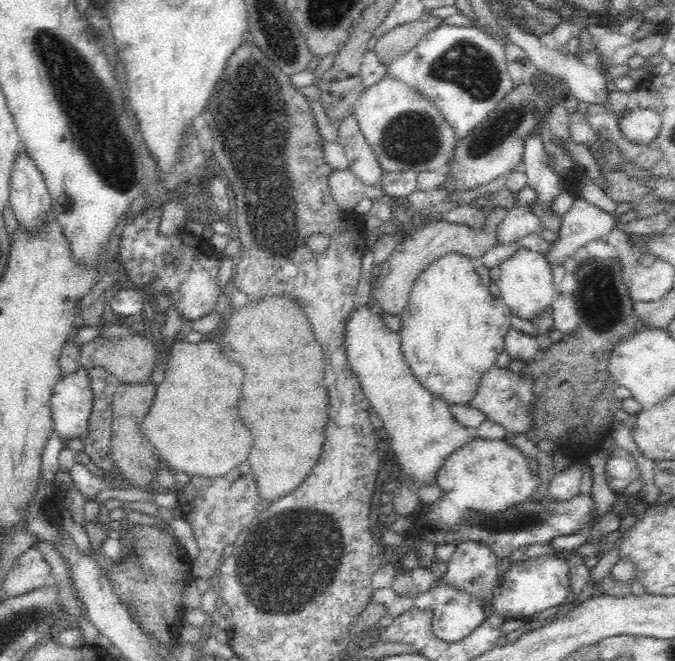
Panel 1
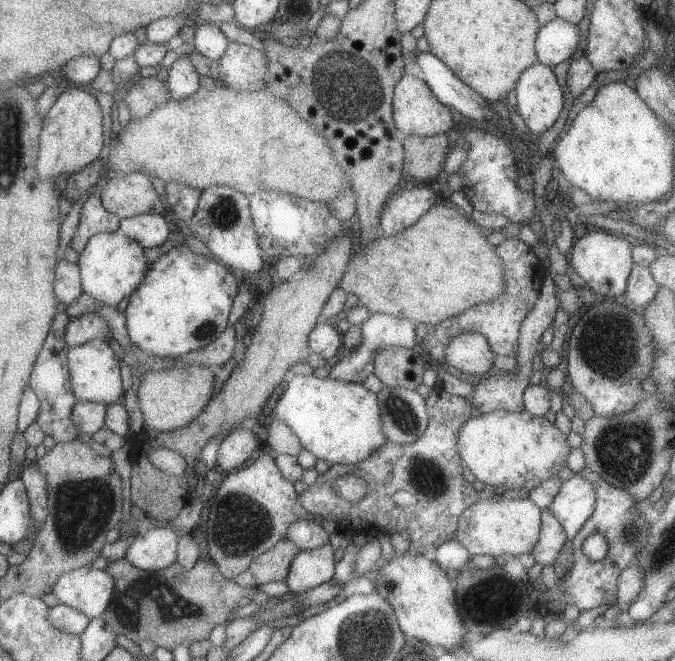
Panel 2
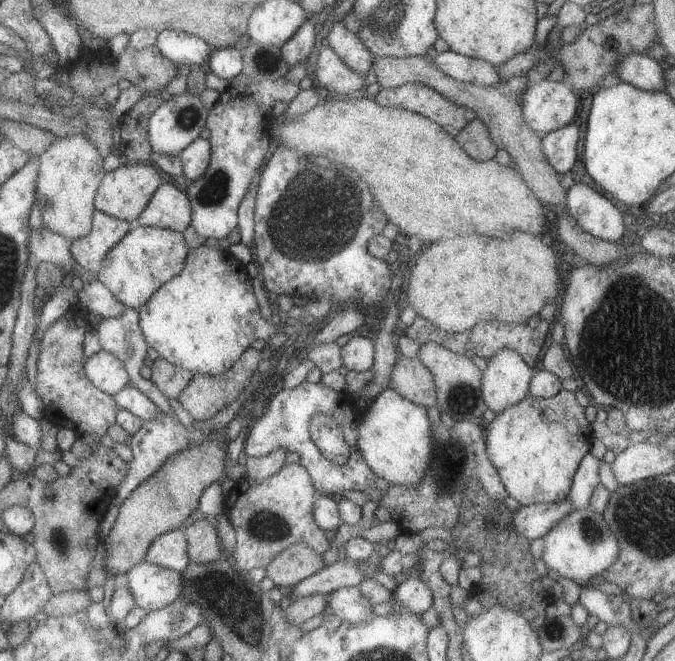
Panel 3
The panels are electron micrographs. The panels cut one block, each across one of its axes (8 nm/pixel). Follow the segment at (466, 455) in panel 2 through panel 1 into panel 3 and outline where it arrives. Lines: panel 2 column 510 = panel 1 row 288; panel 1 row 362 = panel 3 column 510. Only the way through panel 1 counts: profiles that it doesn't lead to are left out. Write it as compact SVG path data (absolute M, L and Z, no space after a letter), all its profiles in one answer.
M561 388L555 396L544 399L528 394L522 401L496 414L491 422L482 423L487 456L496 468L508 496L520 505L554 503L567 498L579 461L586 452L590 452L592 446L590 422L585 419L583 411L573 391Z

